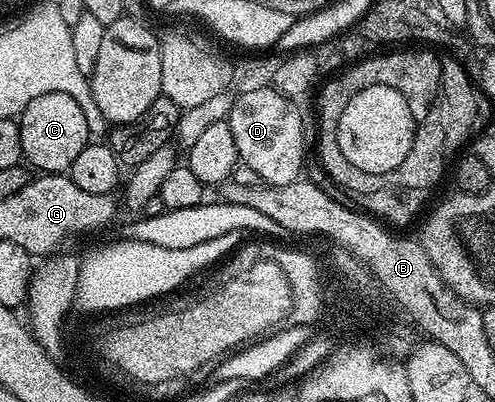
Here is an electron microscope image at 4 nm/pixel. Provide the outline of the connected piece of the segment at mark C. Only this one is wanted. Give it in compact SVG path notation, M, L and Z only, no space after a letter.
M52 92L39 94L39 98L27 102L19 117L19 142L24 163L30 169L38 168L36 171L41 174L65 174L79 150L91 143L91 137L79 102L71 94Z

